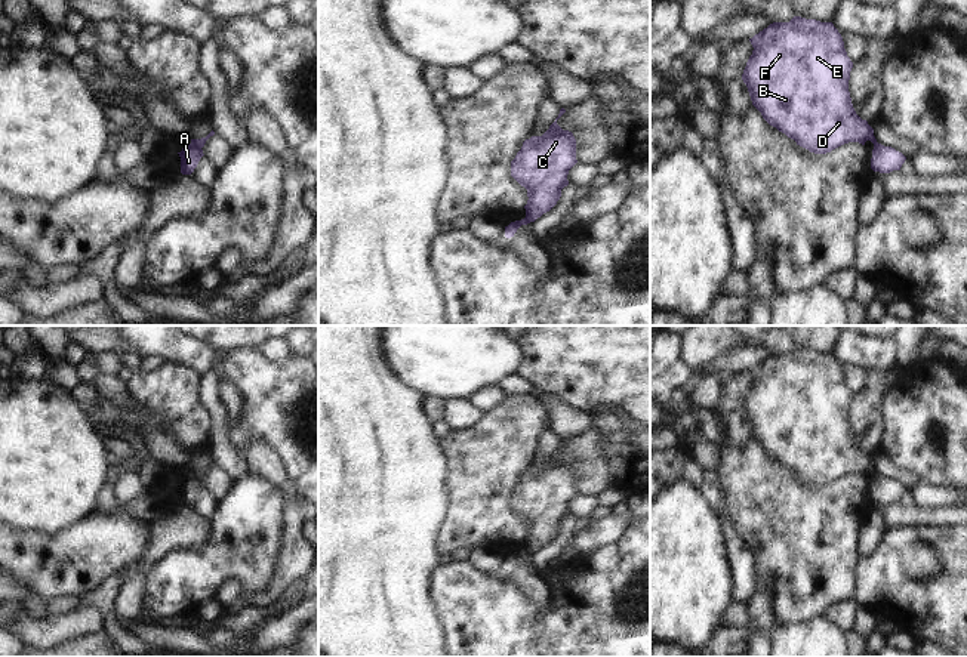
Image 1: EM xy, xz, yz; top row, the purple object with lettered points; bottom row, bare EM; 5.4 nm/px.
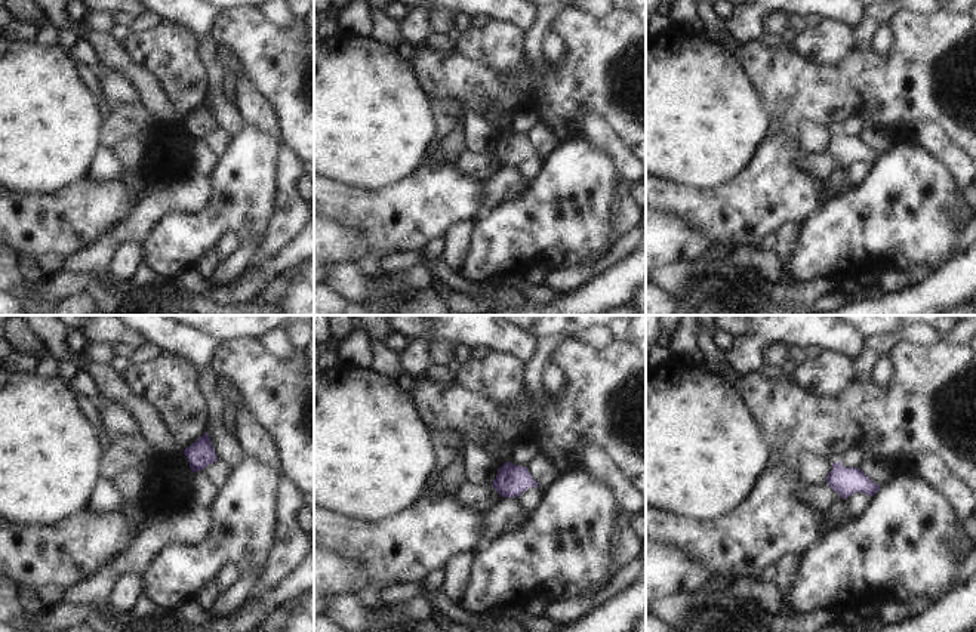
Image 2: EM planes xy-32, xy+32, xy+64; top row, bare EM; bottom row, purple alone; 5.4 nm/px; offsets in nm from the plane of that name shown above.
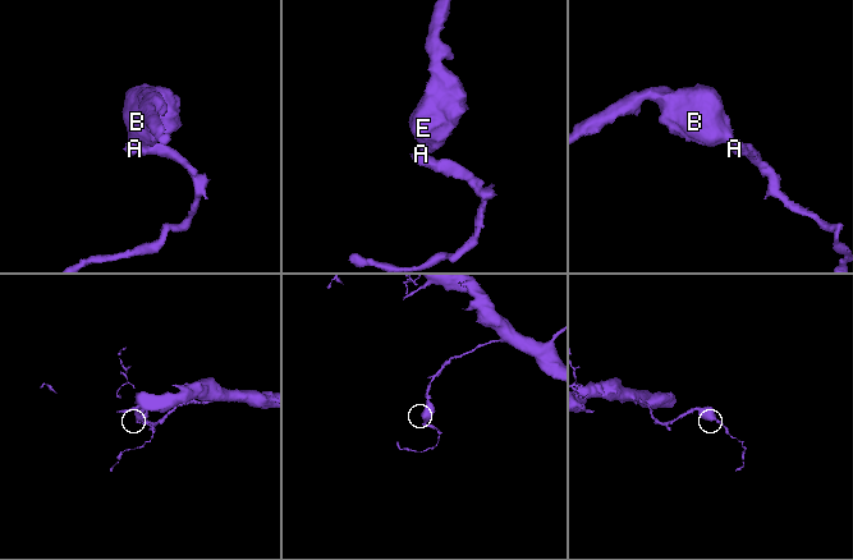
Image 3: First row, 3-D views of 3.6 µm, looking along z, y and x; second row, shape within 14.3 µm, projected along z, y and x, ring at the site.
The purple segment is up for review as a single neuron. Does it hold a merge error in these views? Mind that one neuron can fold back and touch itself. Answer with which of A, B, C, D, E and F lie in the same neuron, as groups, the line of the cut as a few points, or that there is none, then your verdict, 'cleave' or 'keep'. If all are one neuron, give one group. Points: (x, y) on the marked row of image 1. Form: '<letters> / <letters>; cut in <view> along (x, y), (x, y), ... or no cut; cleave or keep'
A / B C D E F; cut in xy along (191, 142), (200, 148); cleave

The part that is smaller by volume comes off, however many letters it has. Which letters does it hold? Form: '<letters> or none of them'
A

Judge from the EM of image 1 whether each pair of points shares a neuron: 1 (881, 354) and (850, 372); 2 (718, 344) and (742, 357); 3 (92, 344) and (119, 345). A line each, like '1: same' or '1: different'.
1: different
2: different
3: same

